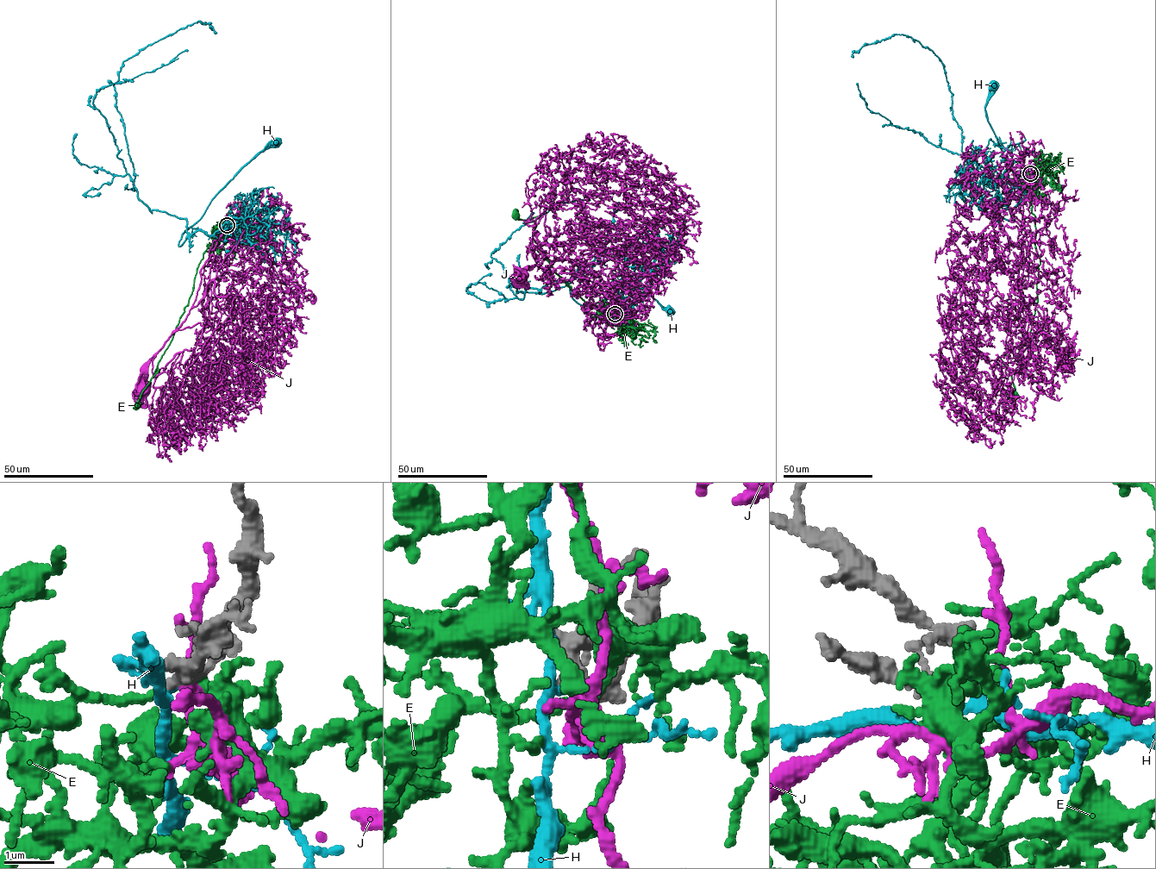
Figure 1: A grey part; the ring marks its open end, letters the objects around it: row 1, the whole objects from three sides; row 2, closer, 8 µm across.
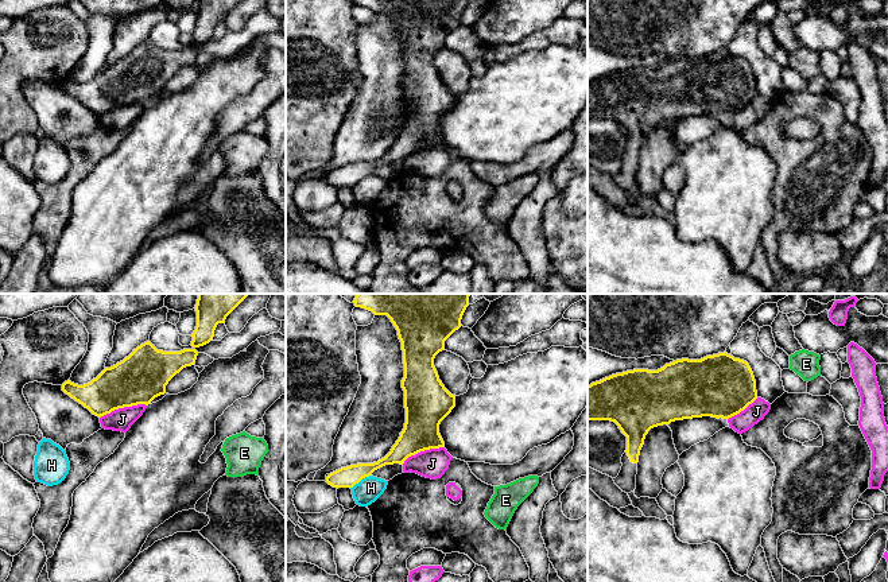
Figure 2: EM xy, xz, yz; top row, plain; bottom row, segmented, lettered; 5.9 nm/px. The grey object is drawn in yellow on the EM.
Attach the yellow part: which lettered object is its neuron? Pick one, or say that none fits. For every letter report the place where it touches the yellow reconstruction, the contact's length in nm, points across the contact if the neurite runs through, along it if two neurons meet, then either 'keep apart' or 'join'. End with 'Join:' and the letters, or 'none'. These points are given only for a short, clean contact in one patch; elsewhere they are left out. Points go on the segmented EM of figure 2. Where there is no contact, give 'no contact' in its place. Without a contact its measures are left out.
E: no contact; join
H: meets yellow in xz at (360, 480); contact 150 nm long; border along xz (371, 474), (351, 488); keep apart
J: meets yellow in xy at (123, 407); contact 300 nm long; border along xy (146, 404), (119, 407), (100, 418); keep apart
Join: E

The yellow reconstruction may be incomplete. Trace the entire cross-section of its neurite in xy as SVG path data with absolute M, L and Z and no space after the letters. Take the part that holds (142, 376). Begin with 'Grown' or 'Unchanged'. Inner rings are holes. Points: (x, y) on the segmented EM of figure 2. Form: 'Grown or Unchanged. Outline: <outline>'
Unchanged. Outline: M147 341L133 349L123 361L105 368L90 383L78 385L67 380L62 384L62 391L98 418L124 407L148 406L155 397L166 393L166 385L177 373L195 364L197 356L195 349L163 352Z

